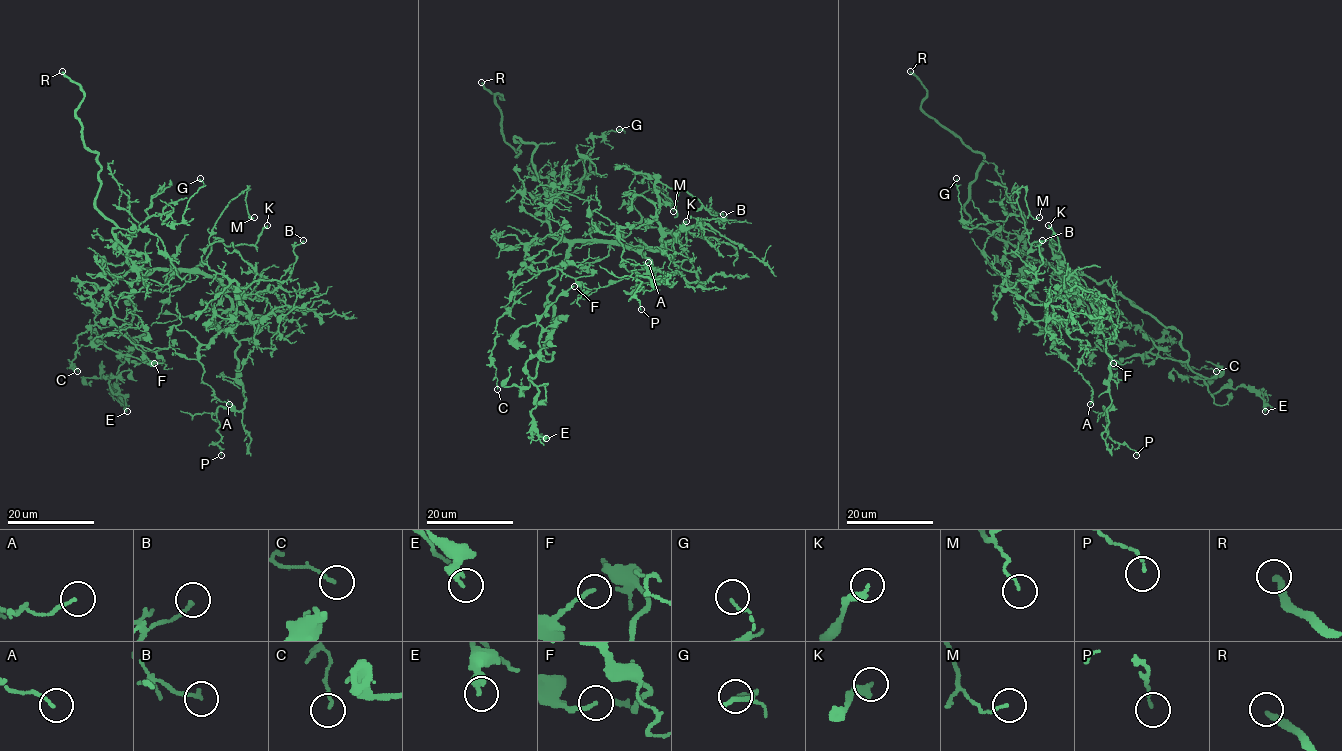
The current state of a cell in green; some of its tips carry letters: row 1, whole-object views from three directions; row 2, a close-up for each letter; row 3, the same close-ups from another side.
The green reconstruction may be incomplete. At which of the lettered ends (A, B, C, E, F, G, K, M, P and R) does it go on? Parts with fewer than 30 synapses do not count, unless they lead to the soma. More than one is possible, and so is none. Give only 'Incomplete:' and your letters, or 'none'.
Incomplete: R

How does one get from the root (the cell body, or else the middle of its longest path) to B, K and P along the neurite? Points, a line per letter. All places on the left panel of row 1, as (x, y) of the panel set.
B: (136, 269), (198, 269), (239, 290), (239, 304), (239, 289), (284, 281), (303, 240)
K: (136, 269), (195, 268), (206, 259), (210, 246), (217, 239), (227, 246), (254, 245), (267, 225)
P: (136, 269), (211, 275), (236, 312), (231, 333), (245, 406), (218, 407), (221, 455)

